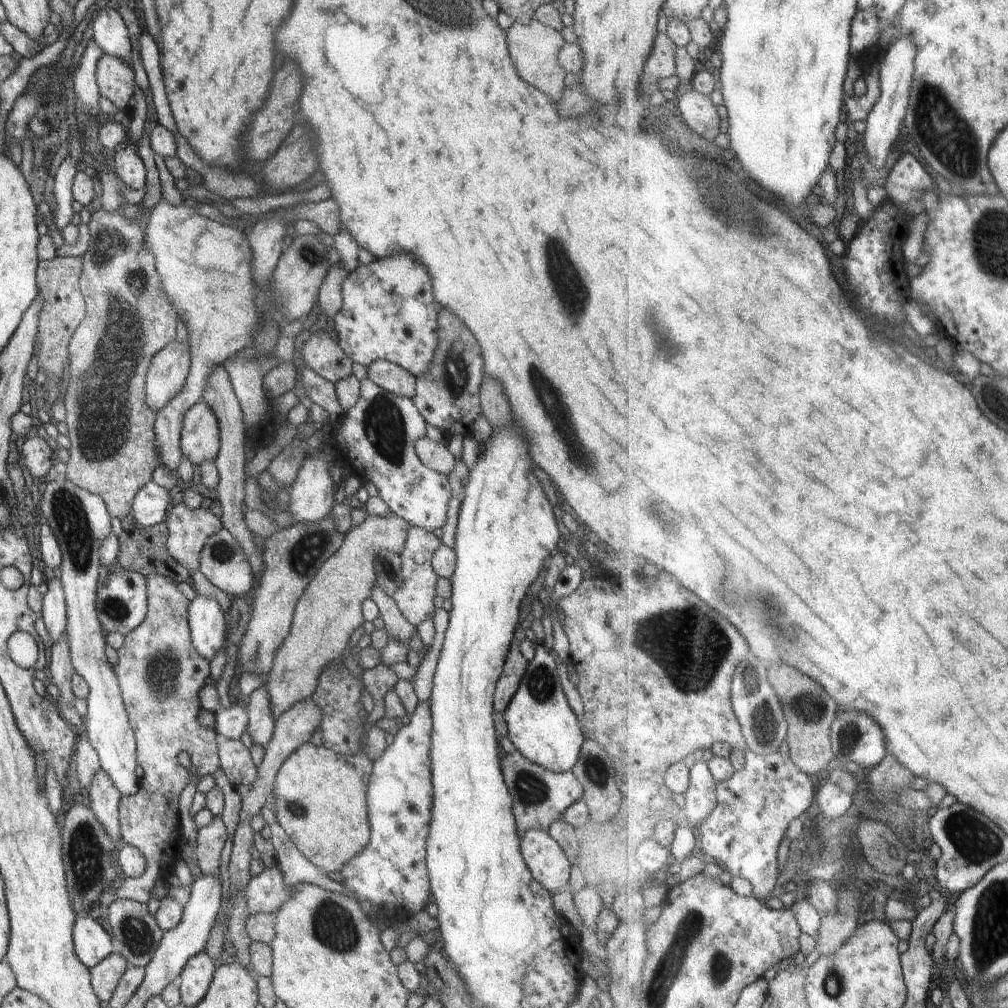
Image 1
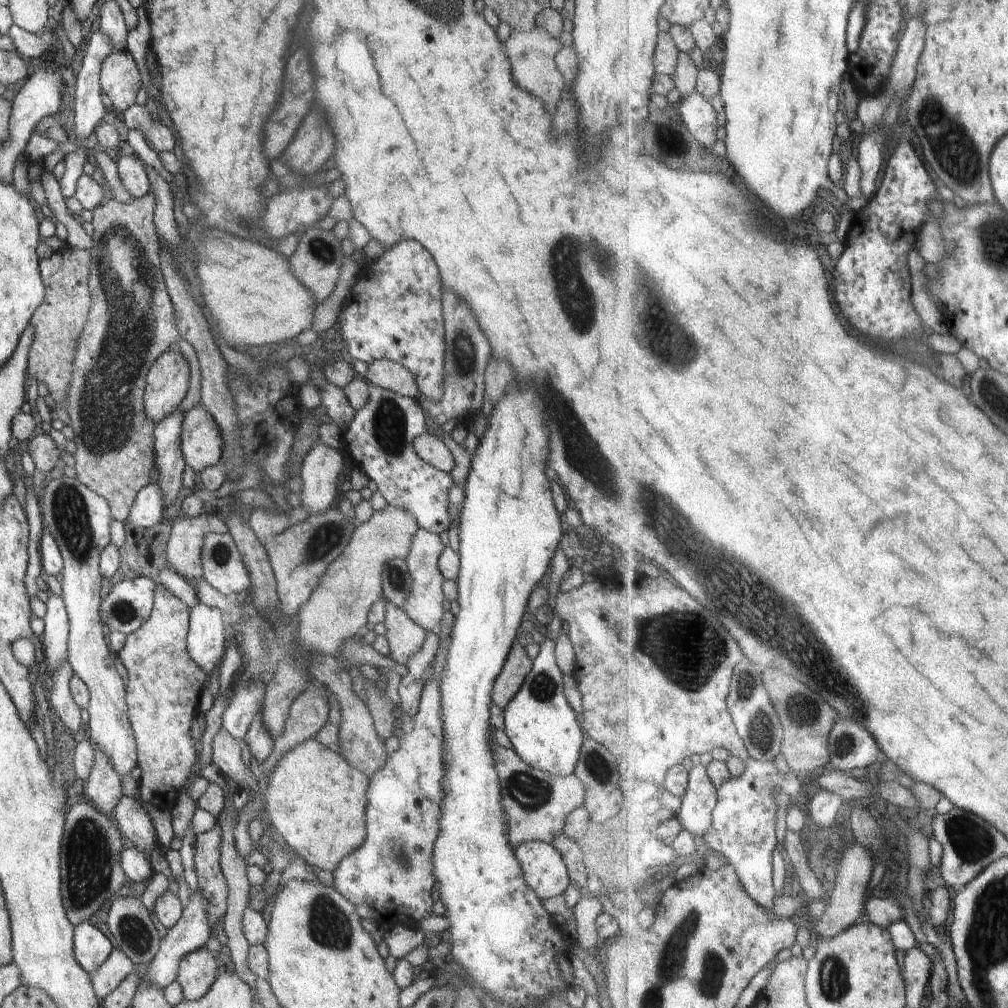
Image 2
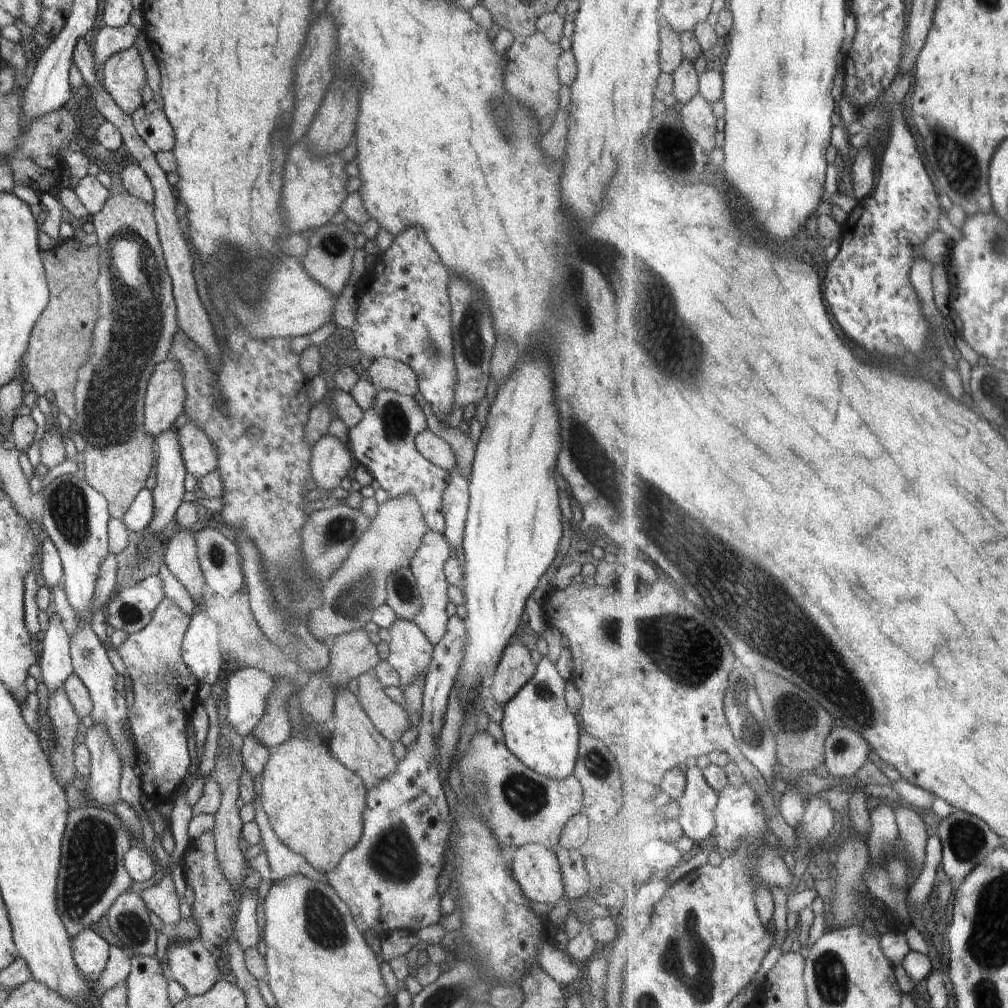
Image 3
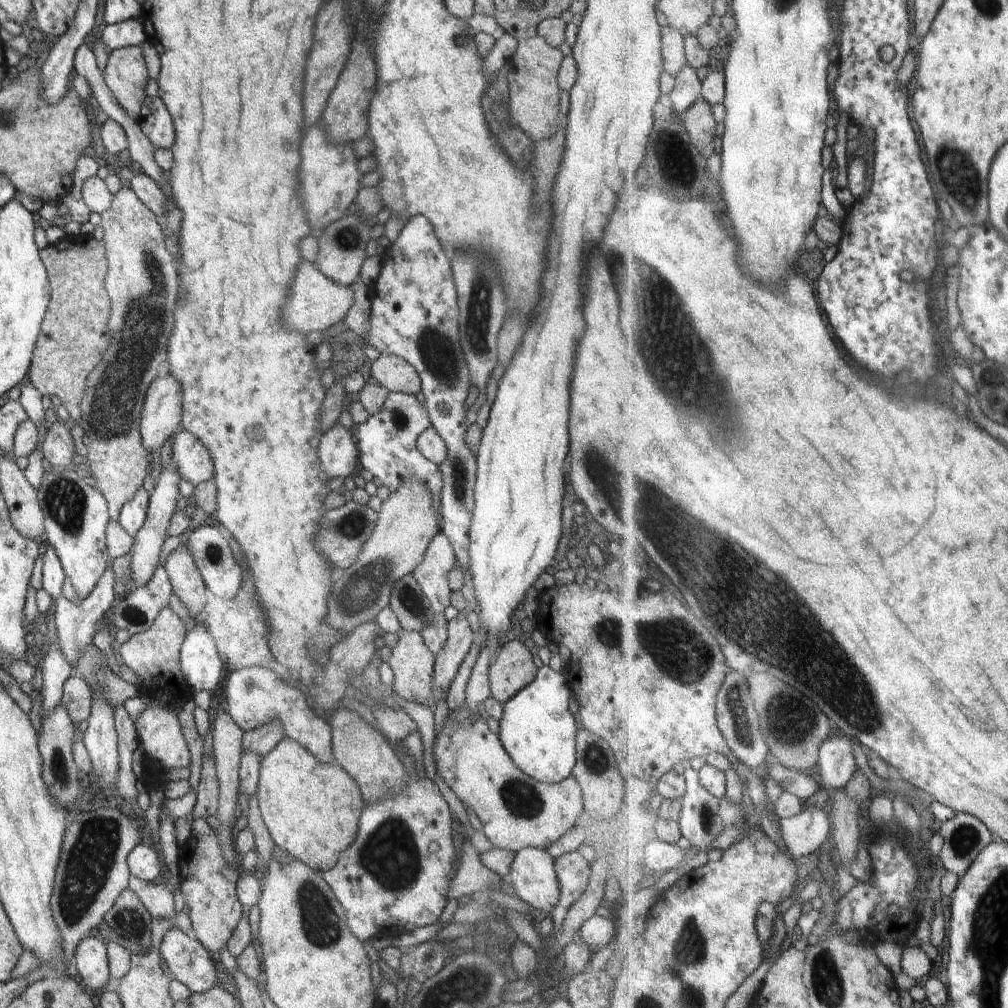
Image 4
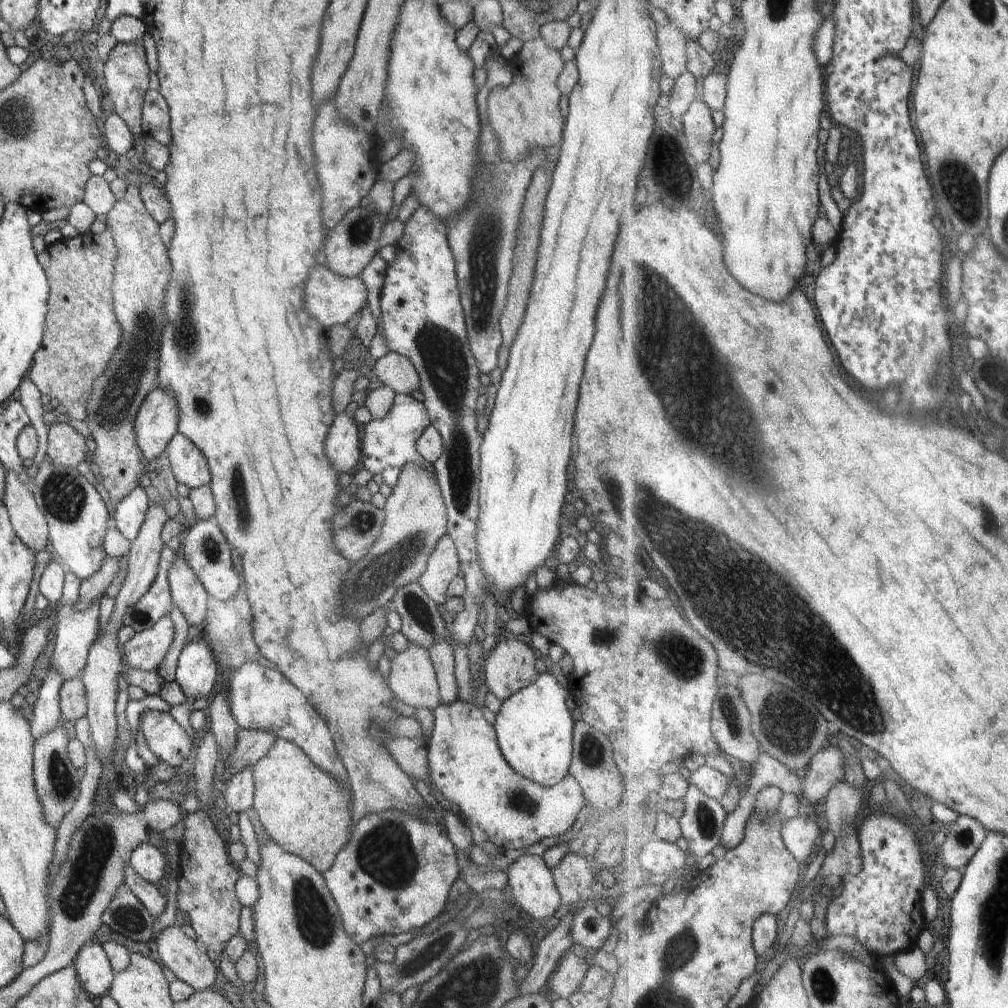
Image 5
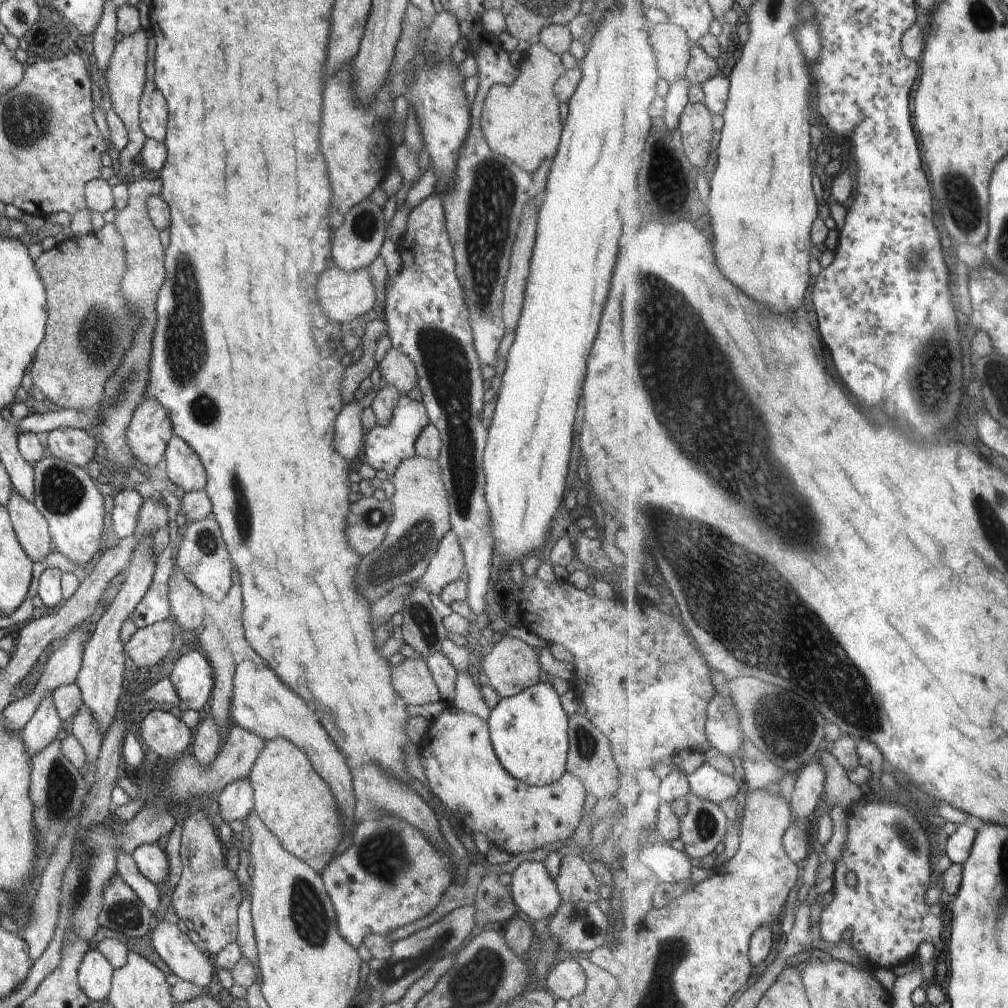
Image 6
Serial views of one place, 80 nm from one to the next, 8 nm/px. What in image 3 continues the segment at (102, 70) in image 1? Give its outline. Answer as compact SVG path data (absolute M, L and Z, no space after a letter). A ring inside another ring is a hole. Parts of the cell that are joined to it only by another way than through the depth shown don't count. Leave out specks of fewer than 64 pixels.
M135 46L127 47L113 54L103 64L104 86L113 96L114 102L124 111L131 115L136 109L141 109L142 89L146 83L144 64L142 63L141 53Z

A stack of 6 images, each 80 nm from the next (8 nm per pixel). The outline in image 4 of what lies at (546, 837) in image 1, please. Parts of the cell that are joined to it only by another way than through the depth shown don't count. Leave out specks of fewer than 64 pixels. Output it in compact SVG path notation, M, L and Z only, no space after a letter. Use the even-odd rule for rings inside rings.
M528 847L515 853L509 870L510 880L512 886L514 886L516 896L520 897L522 902L531 906L532 913L540 913L542 910L550 913L558 904L560 887L554 861L547 851L541 848Z

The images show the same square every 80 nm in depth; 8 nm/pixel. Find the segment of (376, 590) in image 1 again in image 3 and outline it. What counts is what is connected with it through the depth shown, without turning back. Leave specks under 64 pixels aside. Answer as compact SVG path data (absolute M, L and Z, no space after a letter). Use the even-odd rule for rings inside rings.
M397 617L389 628L388 664L398 672L400 688L412 684L420 674L426 674L432 662L433 646L414 622L404 621Z

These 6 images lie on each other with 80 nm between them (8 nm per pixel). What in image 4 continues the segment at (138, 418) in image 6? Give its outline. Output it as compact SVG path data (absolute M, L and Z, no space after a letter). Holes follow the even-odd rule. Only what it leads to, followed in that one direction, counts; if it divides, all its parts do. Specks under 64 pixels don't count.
M169 373L164 378L156 379L145 394L144 406L140 417L141 443L148 453L160 452L168 444L168 438L176 432L176 428L182 424L183 394L178 381Z

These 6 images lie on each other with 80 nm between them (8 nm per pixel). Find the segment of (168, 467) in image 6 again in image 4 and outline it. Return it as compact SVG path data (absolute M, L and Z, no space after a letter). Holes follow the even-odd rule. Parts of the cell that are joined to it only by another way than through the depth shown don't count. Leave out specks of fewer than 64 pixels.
M183 429L173 434L169 448L181 478L194 486L213 478L213 460L209 450L190 431Z

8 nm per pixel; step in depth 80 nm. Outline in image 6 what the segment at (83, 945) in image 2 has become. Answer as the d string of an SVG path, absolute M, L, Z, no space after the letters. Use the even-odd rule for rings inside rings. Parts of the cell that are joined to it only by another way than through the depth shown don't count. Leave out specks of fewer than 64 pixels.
M94 945L84 954L78 970L80 989L93 1003L99 1006L111 990L115 970Z

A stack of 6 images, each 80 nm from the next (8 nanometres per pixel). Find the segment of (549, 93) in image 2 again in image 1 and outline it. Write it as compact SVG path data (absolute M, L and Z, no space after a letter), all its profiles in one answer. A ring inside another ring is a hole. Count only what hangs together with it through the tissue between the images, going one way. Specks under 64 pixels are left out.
M532 20L528 26L520 23L514 24L505 31L507 47L510 58L514 63L518 76L526 83L544 93L550 102L558 102L562 98L565 89L564 77L567 72L558 62L559 50L566 44L562 32L544 26L536 20Z

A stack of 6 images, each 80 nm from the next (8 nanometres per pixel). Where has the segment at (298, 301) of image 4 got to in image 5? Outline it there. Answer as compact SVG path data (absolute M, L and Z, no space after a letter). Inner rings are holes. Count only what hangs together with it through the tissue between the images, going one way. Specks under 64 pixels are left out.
M317 265L314 270L310 270L310 278L306 282L306 310L316 322L322 324L322 328L345 325L367 303L367 298L368 292L361 276L342 278L328 270L326 265Z

